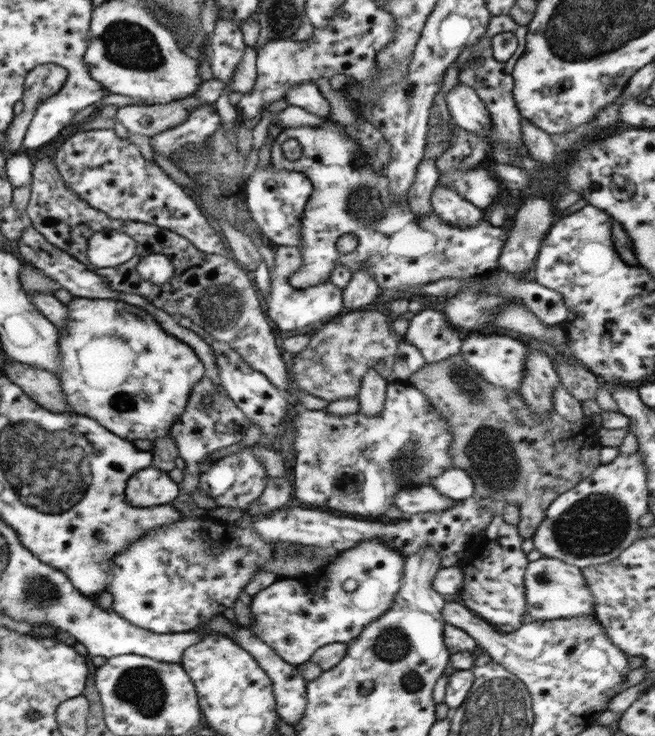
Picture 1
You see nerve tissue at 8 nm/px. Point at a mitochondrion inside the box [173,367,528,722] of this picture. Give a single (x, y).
(391, 645)

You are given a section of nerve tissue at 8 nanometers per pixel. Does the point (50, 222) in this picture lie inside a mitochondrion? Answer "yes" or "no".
no

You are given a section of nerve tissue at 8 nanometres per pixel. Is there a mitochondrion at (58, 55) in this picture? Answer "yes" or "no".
no

